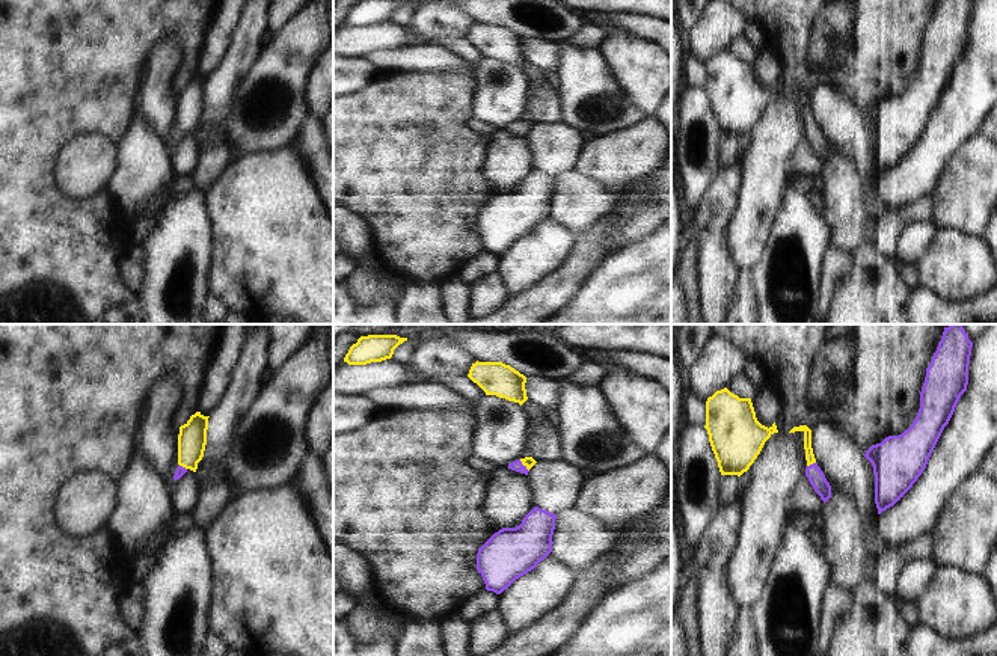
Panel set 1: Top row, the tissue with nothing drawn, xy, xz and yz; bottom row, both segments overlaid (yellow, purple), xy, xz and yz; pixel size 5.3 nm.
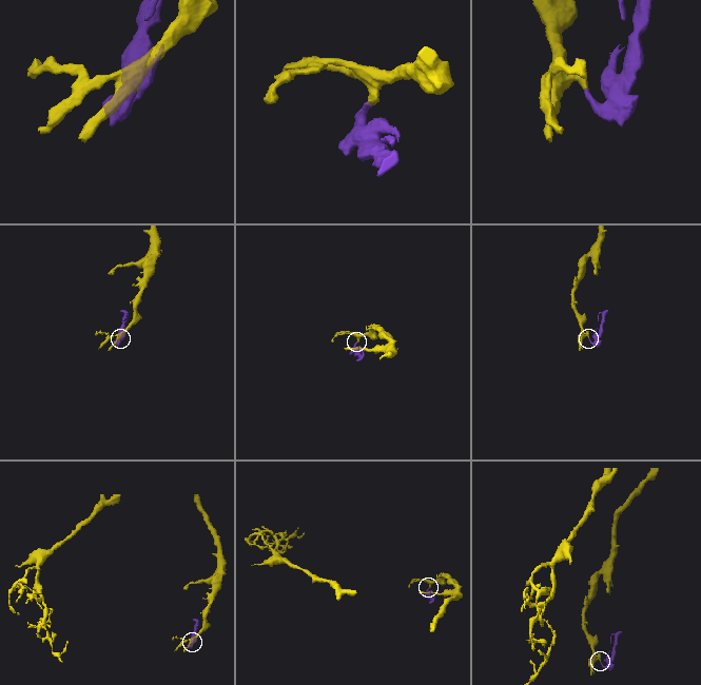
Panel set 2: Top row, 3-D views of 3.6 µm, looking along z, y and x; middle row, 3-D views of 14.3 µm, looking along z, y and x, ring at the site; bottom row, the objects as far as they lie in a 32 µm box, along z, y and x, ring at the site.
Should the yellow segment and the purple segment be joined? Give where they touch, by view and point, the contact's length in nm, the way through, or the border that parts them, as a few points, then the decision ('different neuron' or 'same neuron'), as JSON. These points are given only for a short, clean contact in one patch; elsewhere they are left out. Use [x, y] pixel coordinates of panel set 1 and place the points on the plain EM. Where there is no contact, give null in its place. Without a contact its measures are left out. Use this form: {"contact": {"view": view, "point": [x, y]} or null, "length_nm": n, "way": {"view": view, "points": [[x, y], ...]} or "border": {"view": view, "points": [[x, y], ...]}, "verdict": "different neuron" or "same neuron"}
{"contact": {"view": "yz", "point": [810, 125]}, "length_nm": 50, "way": {"view": "yz", "points": [[810, 121], [810, 125], [813, 134]]}, "verdict": "same neuron"}

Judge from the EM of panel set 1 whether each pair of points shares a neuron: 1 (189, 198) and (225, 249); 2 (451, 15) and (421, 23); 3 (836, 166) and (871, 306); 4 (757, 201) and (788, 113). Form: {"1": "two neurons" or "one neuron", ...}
{"1": "two neurons", "2": "one neuron", "3": "one neuron", "4": "one neuron"}

